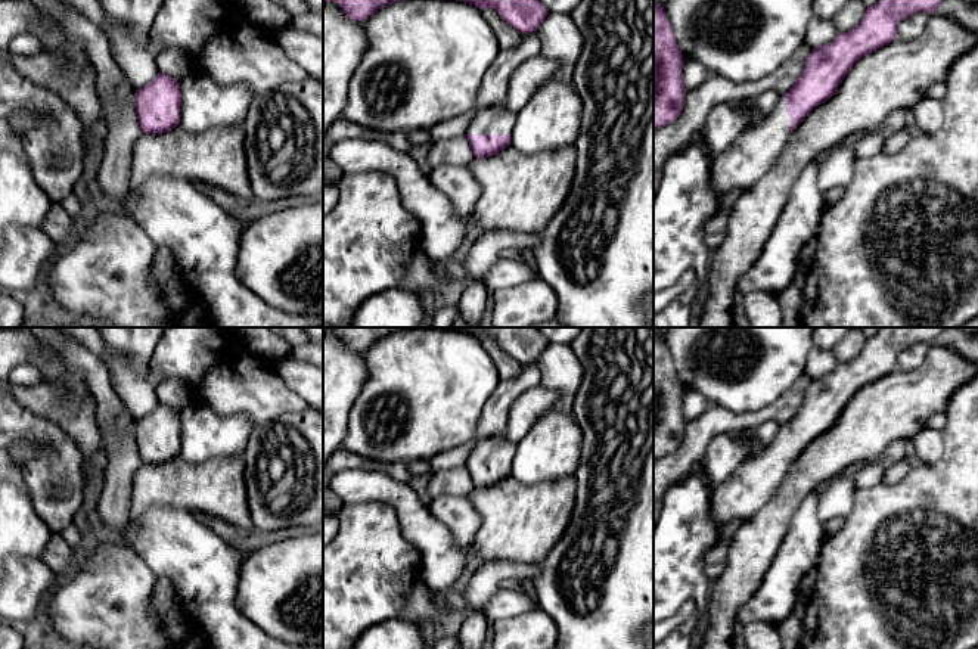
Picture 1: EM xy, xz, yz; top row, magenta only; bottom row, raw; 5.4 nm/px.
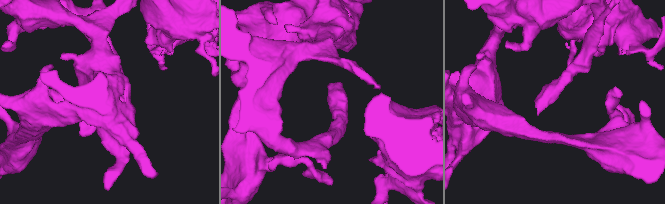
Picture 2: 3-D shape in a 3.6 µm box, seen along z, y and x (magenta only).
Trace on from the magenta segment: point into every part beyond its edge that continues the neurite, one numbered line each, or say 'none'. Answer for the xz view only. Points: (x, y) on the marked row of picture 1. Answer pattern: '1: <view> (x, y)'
1: xz (490, 120)

